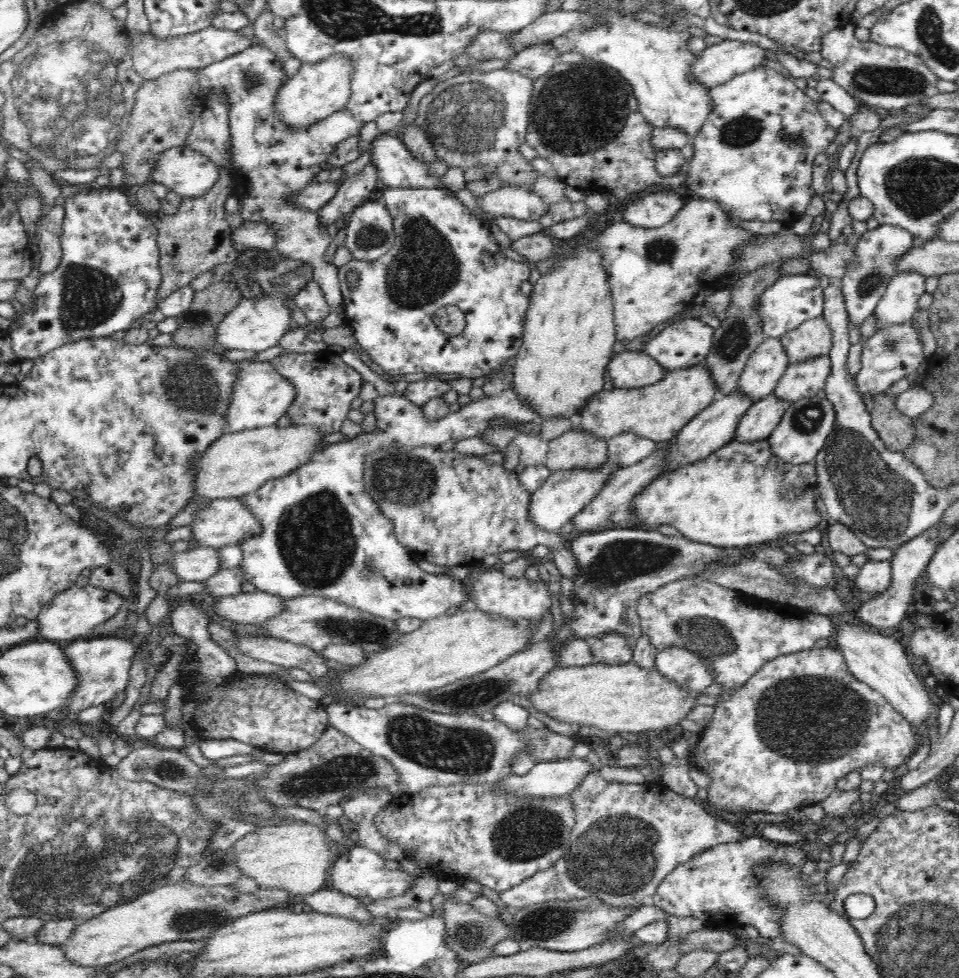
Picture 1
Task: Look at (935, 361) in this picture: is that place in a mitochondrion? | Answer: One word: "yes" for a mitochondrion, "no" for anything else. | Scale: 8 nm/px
no

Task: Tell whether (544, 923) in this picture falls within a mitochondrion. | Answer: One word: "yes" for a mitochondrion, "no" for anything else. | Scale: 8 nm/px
yes

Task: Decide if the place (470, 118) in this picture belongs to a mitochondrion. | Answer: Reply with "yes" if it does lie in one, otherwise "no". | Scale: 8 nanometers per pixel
yes

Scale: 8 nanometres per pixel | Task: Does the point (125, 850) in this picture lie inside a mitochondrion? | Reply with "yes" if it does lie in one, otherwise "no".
yes

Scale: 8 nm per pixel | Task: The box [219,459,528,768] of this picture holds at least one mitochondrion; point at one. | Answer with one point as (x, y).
(315, 537)

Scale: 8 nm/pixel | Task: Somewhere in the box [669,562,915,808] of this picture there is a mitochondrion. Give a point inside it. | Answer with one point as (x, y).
(799, 719)

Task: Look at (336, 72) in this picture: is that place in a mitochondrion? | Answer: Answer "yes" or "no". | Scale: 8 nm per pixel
no

